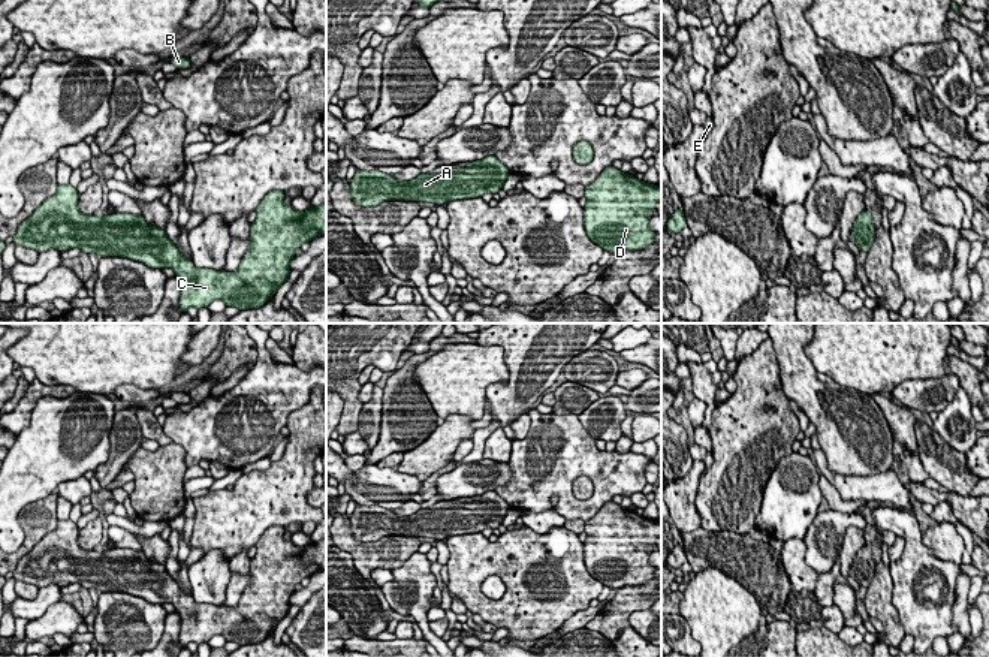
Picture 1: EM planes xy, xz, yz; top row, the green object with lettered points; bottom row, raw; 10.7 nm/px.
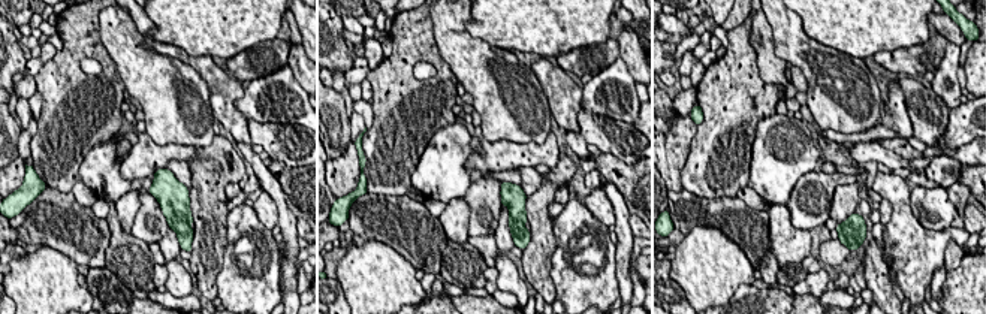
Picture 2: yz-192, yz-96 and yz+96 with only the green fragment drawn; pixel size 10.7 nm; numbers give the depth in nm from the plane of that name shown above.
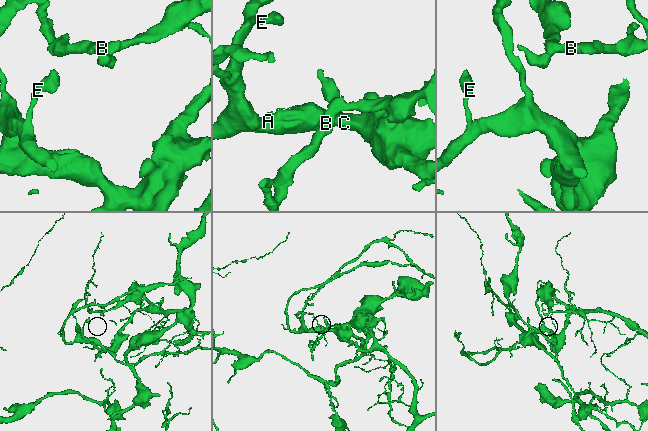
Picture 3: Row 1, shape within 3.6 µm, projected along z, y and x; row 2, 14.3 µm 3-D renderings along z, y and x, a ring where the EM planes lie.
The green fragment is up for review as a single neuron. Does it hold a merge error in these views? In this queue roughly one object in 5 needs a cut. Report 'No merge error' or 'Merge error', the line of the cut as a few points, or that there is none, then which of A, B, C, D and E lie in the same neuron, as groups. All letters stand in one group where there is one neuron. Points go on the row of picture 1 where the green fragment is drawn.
No merge error. No split. Groups: A B C D E

